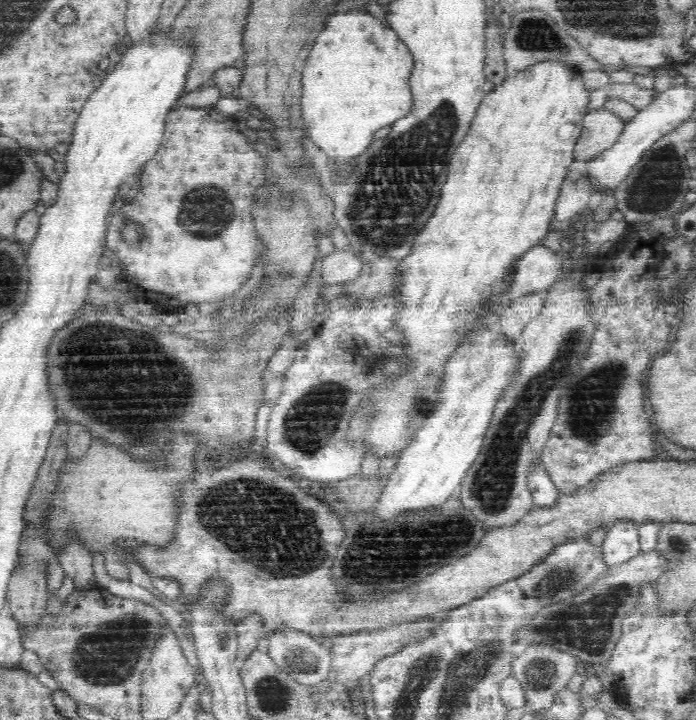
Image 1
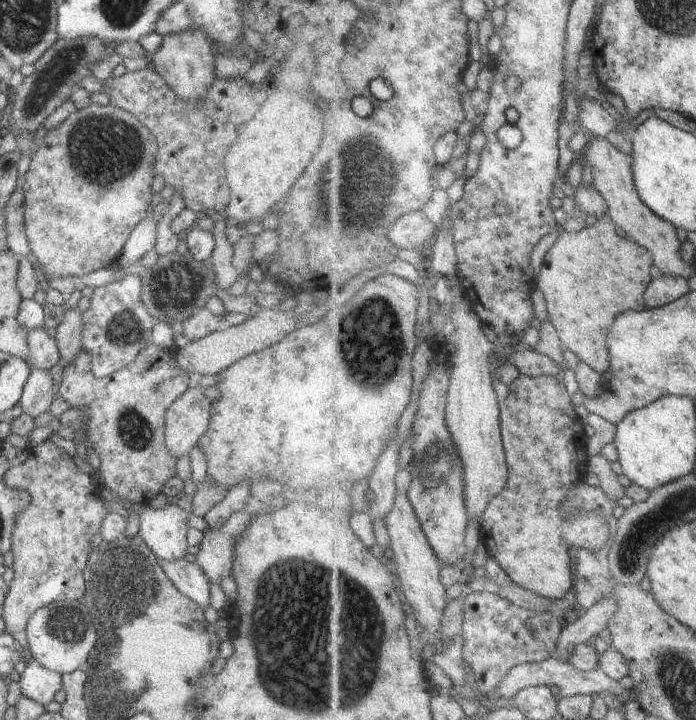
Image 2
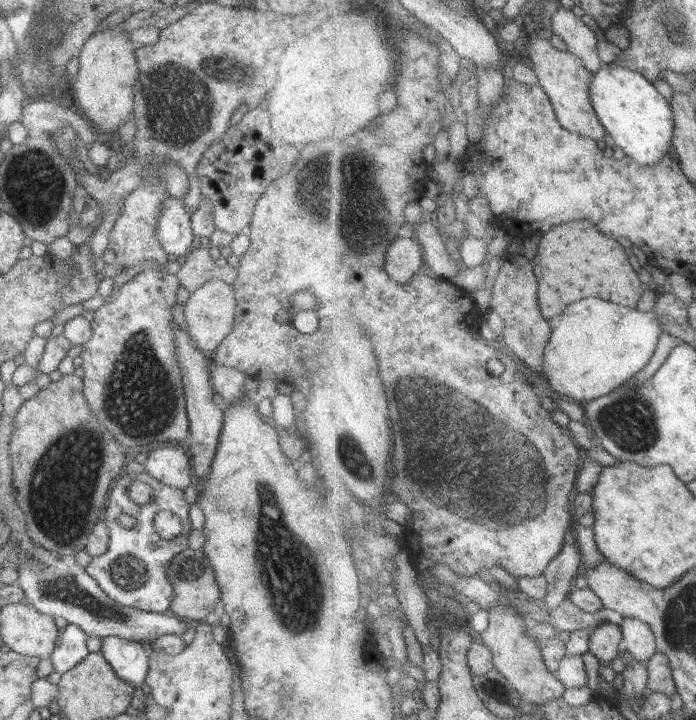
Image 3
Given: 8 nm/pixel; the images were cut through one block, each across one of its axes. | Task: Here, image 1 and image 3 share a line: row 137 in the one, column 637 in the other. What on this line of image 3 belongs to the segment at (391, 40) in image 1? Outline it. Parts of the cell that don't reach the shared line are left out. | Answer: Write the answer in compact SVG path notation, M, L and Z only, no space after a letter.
M586 298L572 304L554 330L544 356L544 374L554 390L585 405L608 396L646 368L658 352L664 334L656 312L642 312L614 302Z

